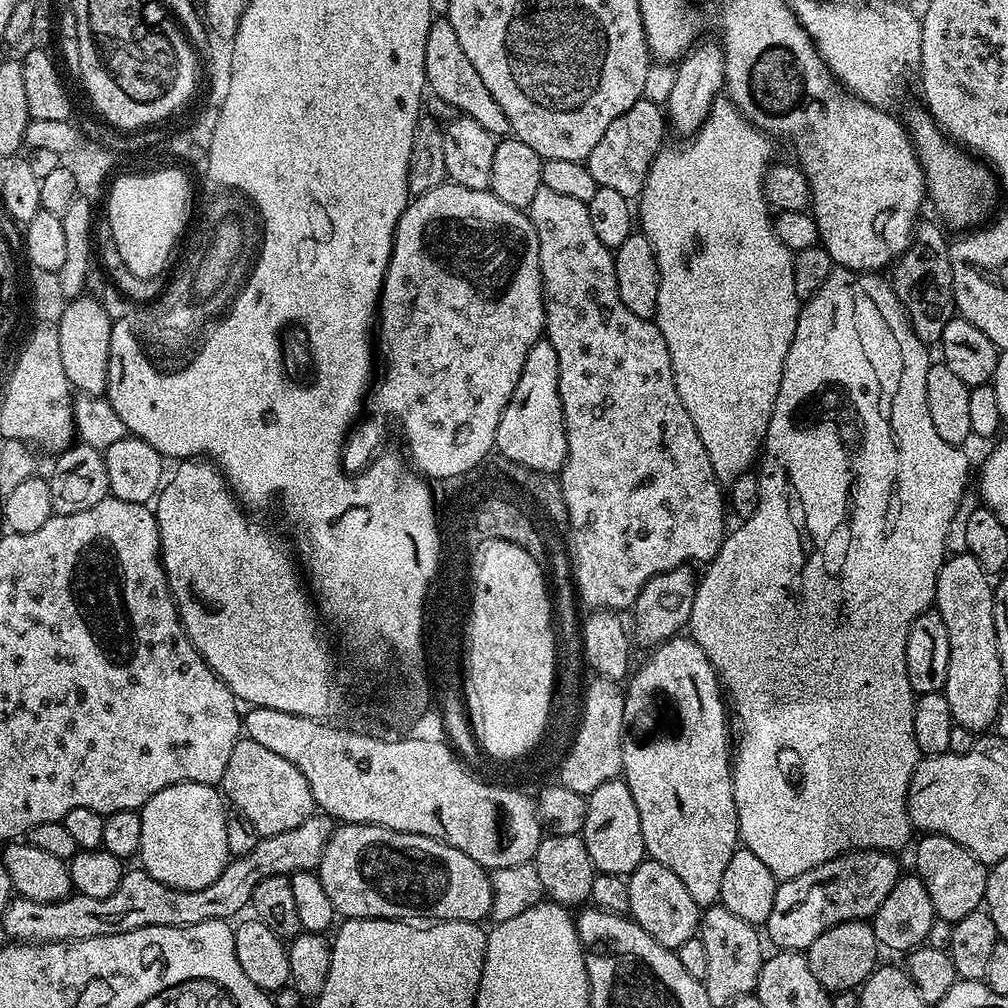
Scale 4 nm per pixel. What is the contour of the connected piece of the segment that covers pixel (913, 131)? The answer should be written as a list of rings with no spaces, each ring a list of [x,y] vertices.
[[[917,106],[909,114],[906,129],[912,137],[912,145],[916,147],[916,156],[924,171],[924,186],[930,204],[936,207],[937,214],[941,216],[939,219],[949,229],[960,228],[956,230],[972,230],[983,225],[996,208],[998,177],[995,171],[983,159],[949,138],[923,106]]]

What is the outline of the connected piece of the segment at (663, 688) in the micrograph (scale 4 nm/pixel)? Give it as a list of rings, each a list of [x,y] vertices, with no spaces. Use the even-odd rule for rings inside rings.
[[[677,634],[670,640],[665,640],[664,643],[655,645],[651,649],[652,652],[648,656],[648,661],[641,666],[640,669],[631,673],[630,679],[626,684],[626,691],[624,694],[624,741],[622,742],[622,778],[630,786],[630,794],[634,794],[634,806],[638,806],[638,814],[642,822],[642,838],[644,839],[644,851],[651,859],[662,862],[662,866],[666,866],[666,870],[674,870],[674,874],[678,874],[678,879],[682,881],[682,886],[686,886],[686,890],[690,894],[690,898],[694,898],[694,902],[702,910],[717,903],[720,899],[720,891],[722,890],[722,878],[726,871],[726,866],[730,862],[730,858],[736,853],[738,841],[740,840],[740,827],[738,826],[738,814],[734,806],[734,786],[732,785],[732,762],[733,757],[730,755],[730,718],[724,714],[726,712],[726,702],[722,697],[722,681],[717,673],[715,666],[710,662],[710,658],[706,658],[706,654],[702,650],[702,646],[698,646],[692,641],[691,635]]]

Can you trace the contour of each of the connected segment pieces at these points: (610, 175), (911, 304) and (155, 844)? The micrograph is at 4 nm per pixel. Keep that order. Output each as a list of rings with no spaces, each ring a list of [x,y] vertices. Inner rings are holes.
[[[641,98],[626,110],[626,114],[618,114],[606,134],[602,134],[598,146],[590,150],[587,166],[590,174],[594,174],[594,182],[602,188],[618,190],[618,194],[629,198],[639,197],[648,172],[656,161],[661,148],[665,147],[664,128],[666,132],[666,112],[649,98]]]
[[[917,223],[910,246],[896,261],[890,275],[892,293],[904,307],[914,334],[925,346],[939,345],[942,330],[946,330],[946,322],[953,320],[956,312],[948,253],[950,240],[944,237],[945,229],[939,223],[936,224]]]
[[[175,784],[158,790],[139,809],[142,846],[138,857],[143,871],[178,890],[210,886],[230,859],[226,846],[226,800],[211,784]]]

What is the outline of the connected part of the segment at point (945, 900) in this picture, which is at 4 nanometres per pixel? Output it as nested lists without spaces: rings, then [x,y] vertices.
[[[924,834],[919,839],[915,841],[917,844],[914,872],[924,881],[937,917],[955,922],[966,918],[966,914],[977,911],[984,904],[989,869],[981,860],[974,858],[970,850],[958,846],[958,842],[950,838]]]

